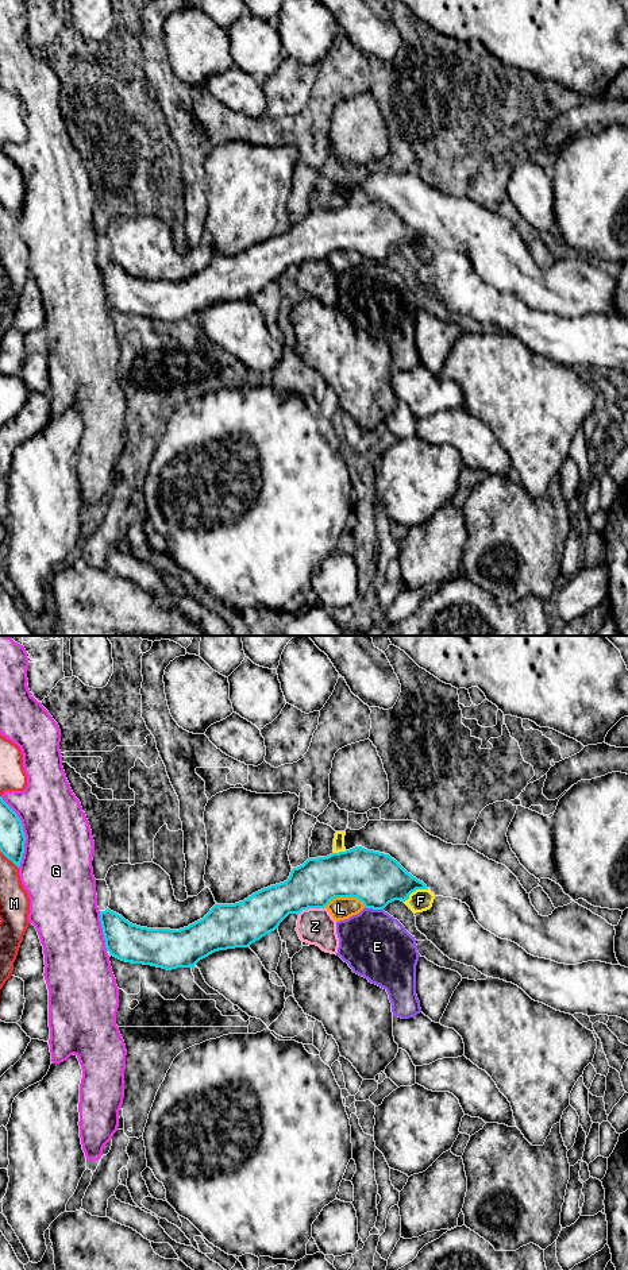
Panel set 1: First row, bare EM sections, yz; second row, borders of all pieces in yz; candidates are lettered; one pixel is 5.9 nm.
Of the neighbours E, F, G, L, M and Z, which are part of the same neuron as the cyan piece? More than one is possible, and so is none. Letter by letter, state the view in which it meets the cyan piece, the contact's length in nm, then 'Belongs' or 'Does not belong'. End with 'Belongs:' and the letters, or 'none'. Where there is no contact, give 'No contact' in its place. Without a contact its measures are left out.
E: Touches cyan in yz. Shared border 110 nm. Does not belong
F: Touches cyan in yz. Shared border 170 nm. Does not belong
G: Touches cyan in yz. Shared border 440 nm. Does not belong
L: Touches cyan in yz. Shared border 240 nm. Does not belong
M: Touches cyan in yz. Shared border 160 nm. Does not belong
Z: Touches cyan in yz. Shared border 180 nm. Does not belong
Belongs: none

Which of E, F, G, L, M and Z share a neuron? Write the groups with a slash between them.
E L Z / F / G / M

